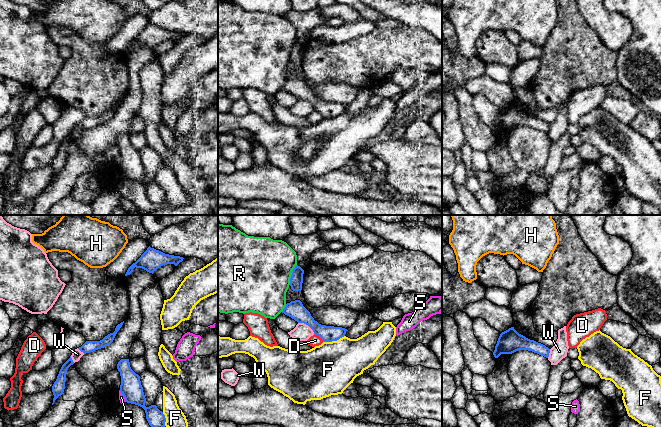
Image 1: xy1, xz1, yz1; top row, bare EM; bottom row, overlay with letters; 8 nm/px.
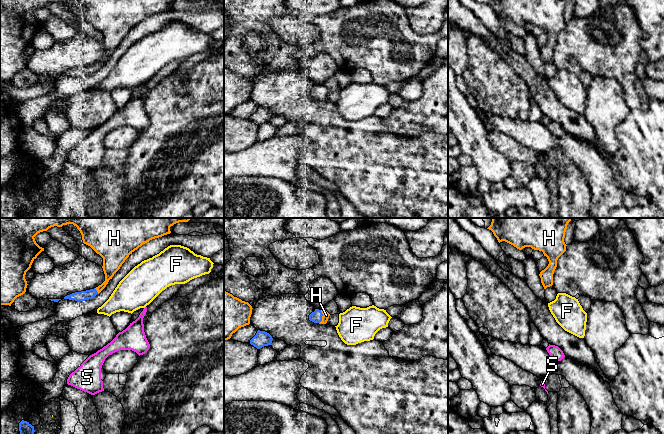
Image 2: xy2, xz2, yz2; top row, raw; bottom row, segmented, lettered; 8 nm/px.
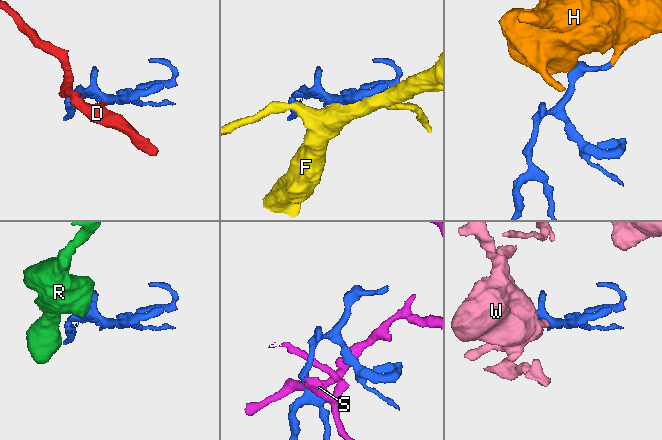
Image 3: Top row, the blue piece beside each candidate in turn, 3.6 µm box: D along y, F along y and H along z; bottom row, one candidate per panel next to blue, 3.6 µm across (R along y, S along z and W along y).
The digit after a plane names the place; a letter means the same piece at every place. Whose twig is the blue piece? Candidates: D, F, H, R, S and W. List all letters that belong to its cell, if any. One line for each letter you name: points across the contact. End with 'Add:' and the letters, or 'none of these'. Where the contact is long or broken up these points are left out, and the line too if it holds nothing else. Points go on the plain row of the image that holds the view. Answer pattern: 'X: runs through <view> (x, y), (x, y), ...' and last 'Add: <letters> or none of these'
Add: H

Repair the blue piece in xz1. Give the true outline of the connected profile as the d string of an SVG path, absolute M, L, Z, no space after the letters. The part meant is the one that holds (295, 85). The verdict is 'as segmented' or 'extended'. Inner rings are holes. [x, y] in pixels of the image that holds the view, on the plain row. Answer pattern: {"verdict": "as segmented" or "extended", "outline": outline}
{"verdict": "as segmented", "outline": "M300 76L287 79L282 89L291 93L298 99L308 101L318 111L323 118L337 117L344 113L347 105L342 103L321 101L311 92L310 88L303 82Z"}

